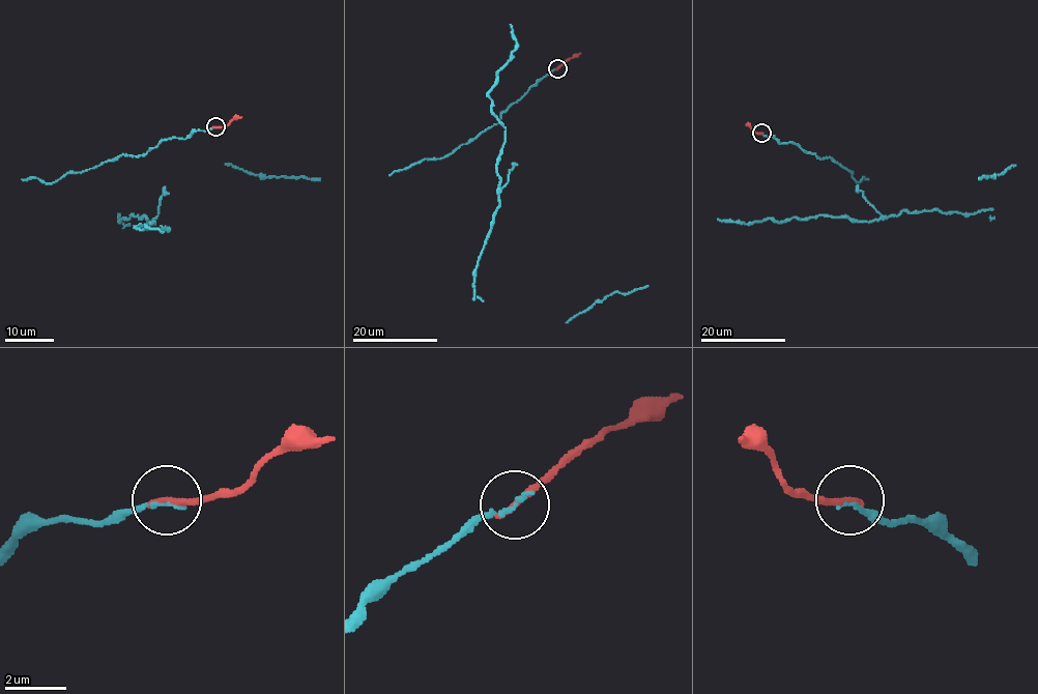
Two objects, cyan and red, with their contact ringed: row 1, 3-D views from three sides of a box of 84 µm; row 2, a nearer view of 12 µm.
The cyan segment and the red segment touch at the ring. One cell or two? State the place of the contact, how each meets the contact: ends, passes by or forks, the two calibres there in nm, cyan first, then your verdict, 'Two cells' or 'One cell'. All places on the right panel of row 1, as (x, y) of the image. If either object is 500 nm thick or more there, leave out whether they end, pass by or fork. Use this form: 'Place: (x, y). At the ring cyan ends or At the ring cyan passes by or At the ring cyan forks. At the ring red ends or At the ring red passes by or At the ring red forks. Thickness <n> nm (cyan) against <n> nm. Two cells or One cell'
Place: (761, 133). At the ring cyan ends. At the ring red ends. Thickness 130 nm (cyan) against 240 nm. One cell

